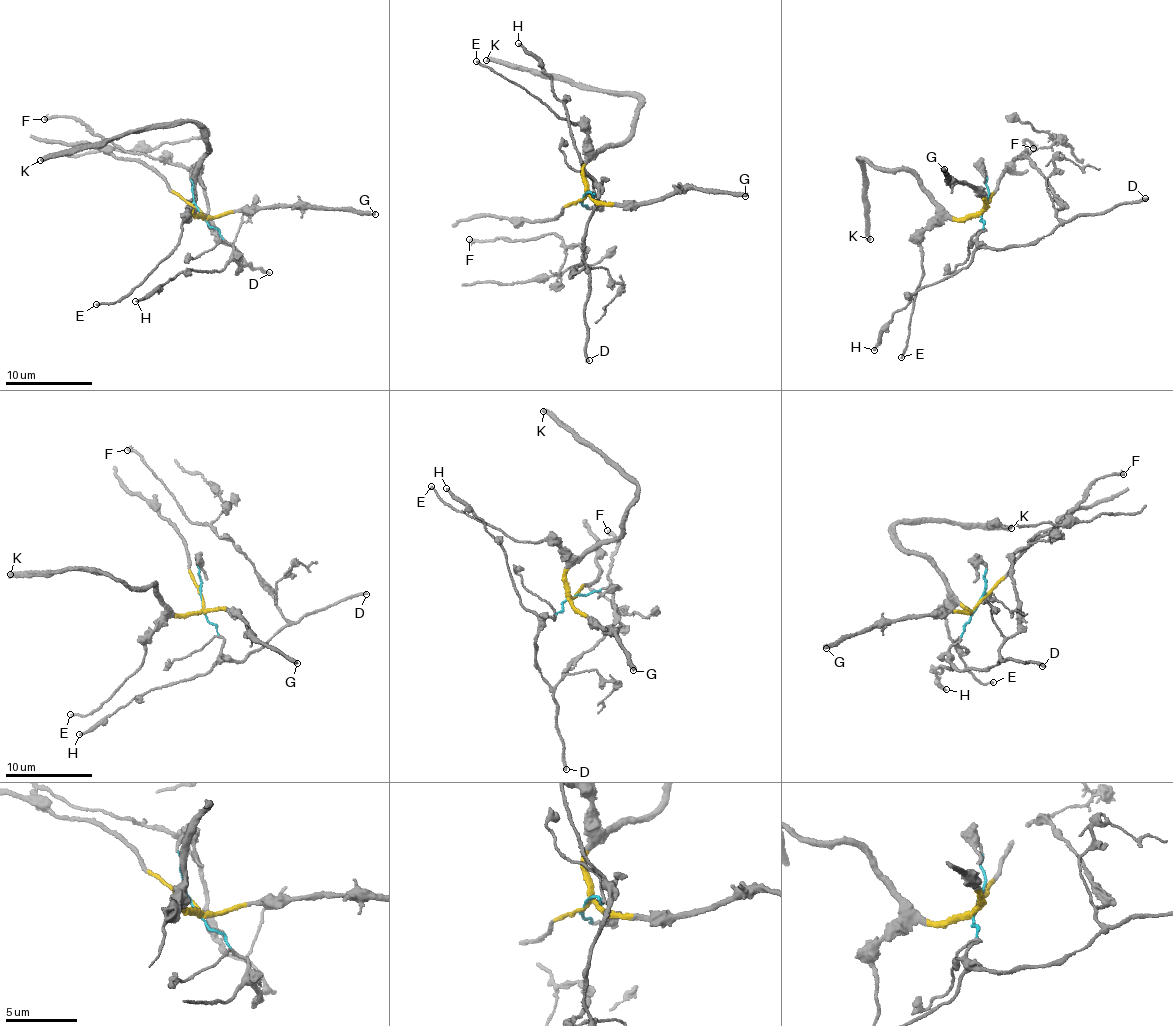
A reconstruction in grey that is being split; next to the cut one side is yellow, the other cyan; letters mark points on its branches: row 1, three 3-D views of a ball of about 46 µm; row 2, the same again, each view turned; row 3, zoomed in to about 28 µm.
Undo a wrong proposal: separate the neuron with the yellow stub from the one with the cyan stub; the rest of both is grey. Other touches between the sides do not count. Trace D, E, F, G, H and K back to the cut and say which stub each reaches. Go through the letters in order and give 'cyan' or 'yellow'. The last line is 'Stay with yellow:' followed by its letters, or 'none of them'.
D: cyan
E: yellow
F: cyan
G: yellow
H: cyan
K: yellow
Stay with yellow: E, G, K

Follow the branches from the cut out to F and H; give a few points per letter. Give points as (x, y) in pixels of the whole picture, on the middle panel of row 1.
F: (583, 197), (601, 189), (582, 257), (589, 269), (576, 271), (587, 255), (552, 233), (469, 240)
H: (583, 197), (588, 191), (599, 195), (601, 189), (581, 167), (565, 106), (552, 90), (544, 66), (519, 44)

